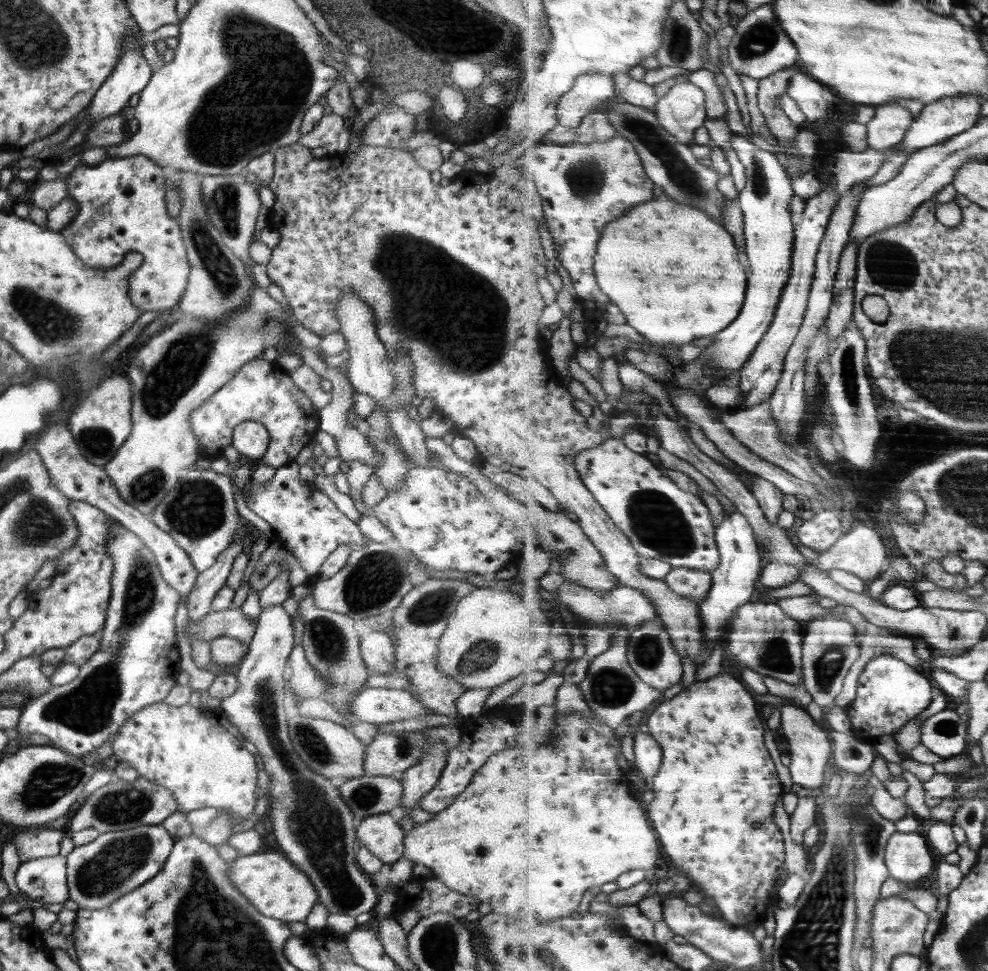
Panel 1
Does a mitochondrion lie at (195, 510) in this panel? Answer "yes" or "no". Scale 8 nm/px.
yes

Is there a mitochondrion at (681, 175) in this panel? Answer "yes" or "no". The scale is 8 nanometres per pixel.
yes

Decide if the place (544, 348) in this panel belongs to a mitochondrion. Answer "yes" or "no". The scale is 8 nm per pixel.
no

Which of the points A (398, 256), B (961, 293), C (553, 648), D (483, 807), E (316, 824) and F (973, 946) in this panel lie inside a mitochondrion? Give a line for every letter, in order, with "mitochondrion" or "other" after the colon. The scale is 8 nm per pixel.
A: mitochondrion
B: other
C: other
D: other
E: mitochondrion
F: mitochondrion

